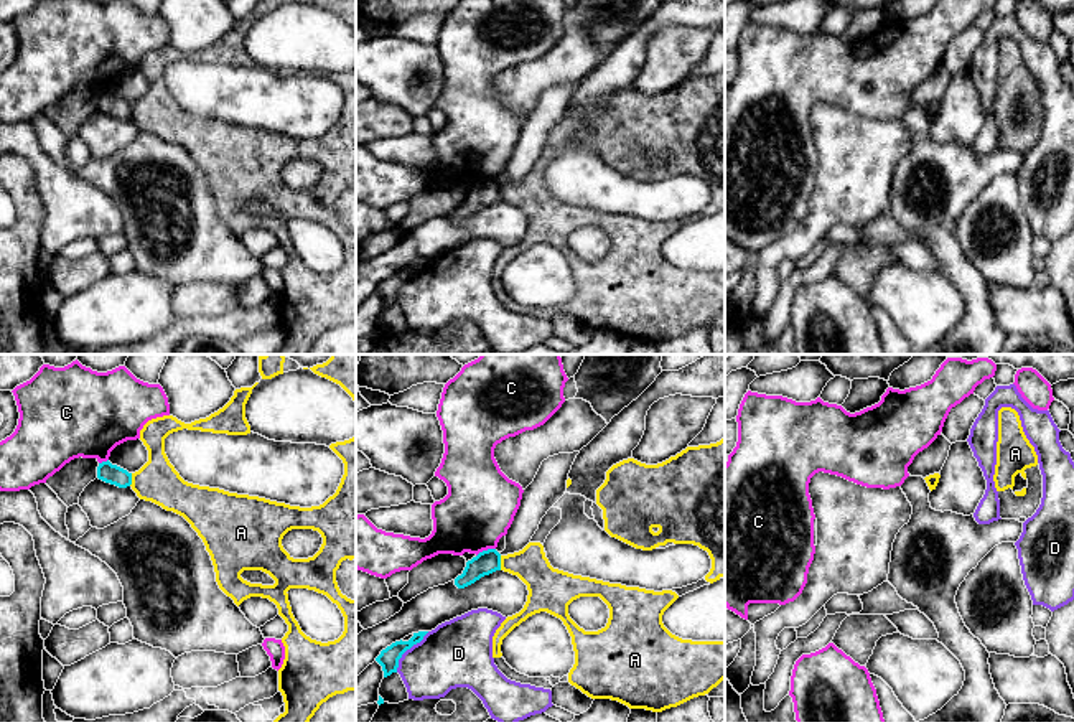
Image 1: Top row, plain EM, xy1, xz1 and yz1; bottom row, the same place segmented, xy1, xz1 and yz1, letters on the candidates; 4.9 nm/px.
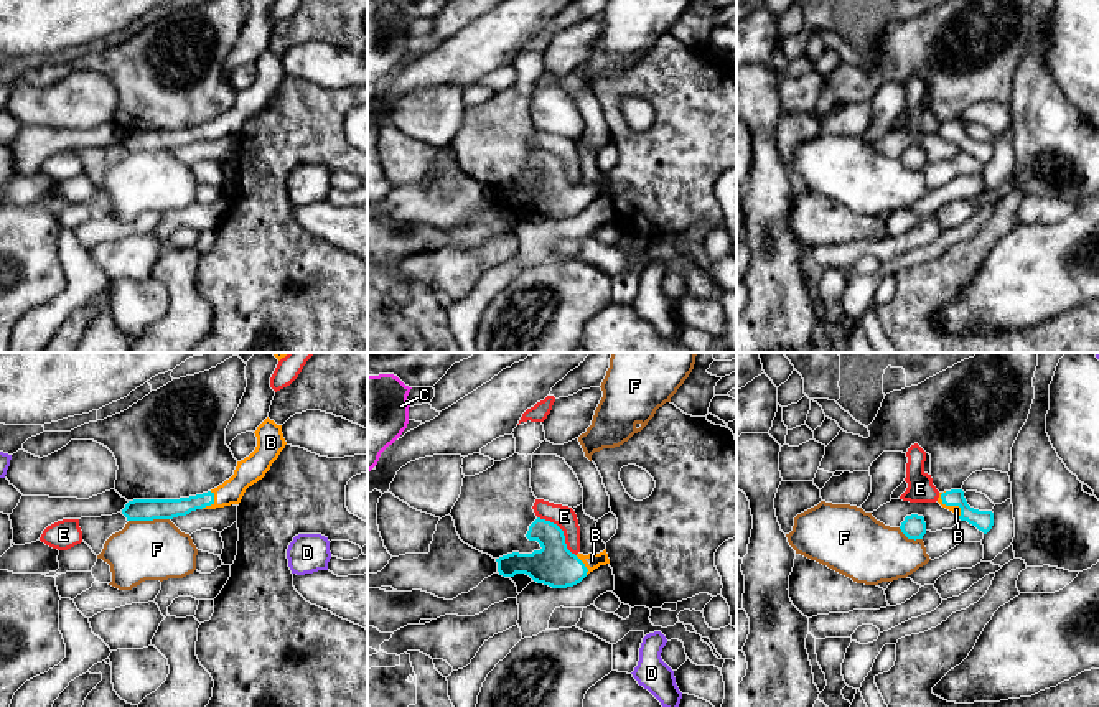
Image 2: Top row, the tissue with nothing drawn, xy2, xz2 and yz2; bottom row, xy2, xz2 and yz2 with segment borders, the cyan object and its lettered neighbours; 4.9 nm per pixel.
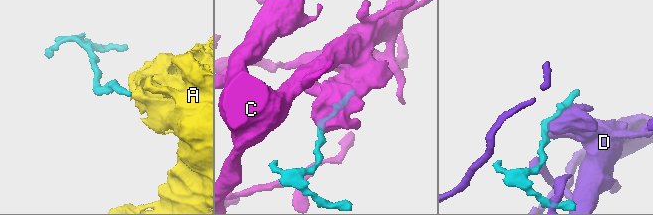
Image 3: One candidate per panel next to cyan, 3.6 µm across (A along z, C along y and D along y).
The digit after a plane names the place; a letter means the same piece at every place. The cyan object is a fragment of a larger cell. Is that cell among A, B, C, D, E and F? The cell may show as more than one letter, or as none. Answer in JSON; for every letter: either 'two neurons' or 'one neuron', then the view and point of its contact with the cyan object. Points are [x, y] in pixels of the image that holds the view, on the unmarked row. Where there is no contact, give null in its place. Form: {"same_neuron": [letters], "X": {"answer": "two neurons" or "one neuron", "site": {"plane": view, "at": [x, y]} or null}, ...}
{"same_neuron": ["B"], "A": {"answer": "two neurons", "site": {"plane": "xz1", "at": [499, 193]}}, "B": {"answer": "one neuron", "site": {"plane": "xy2", "at": [211, 134]}}, "C": {"answer": "two neurons", "site": {"plane": "xz1", "at": [485, 182]}}, "D": {"answer": "two neurons", "site": {"plane": "xz1", "at": [407, 279]}}, "E": {"answer": "two neurons", "site": {"plane": "xz2", "at": [562, 162]}}, "F": {"answer": "two neurons", "site": {"plane": "xy2", "at": [149, 150]}}}

